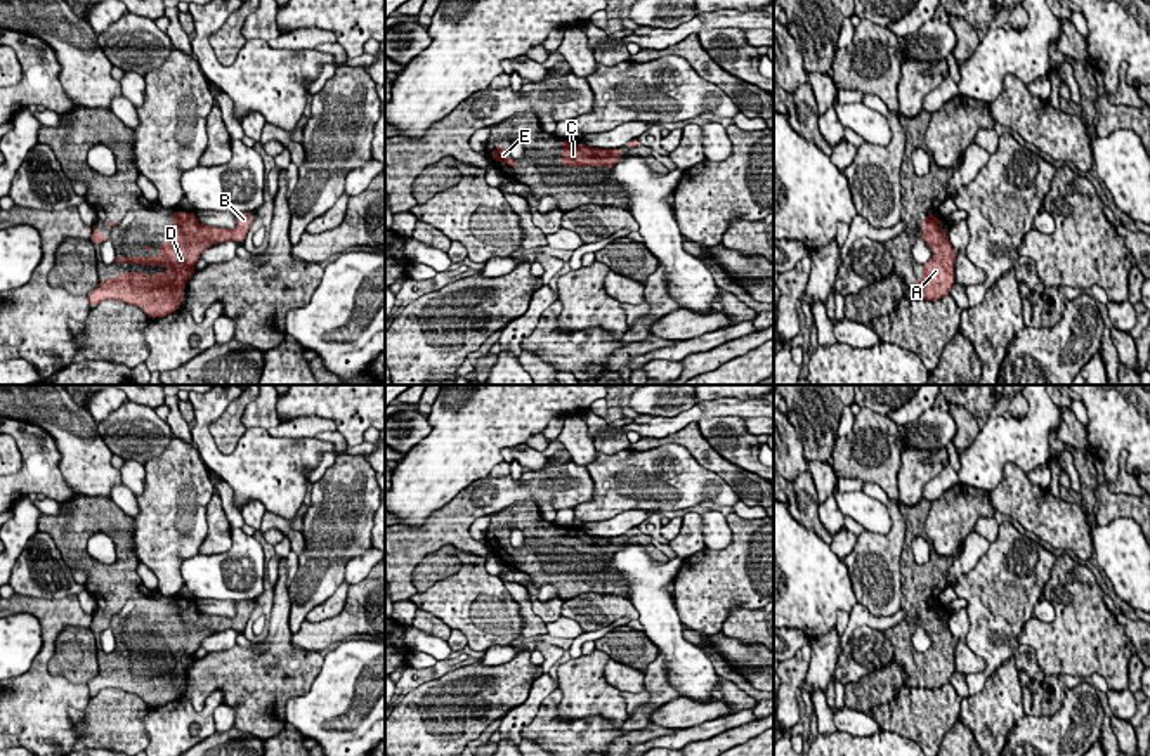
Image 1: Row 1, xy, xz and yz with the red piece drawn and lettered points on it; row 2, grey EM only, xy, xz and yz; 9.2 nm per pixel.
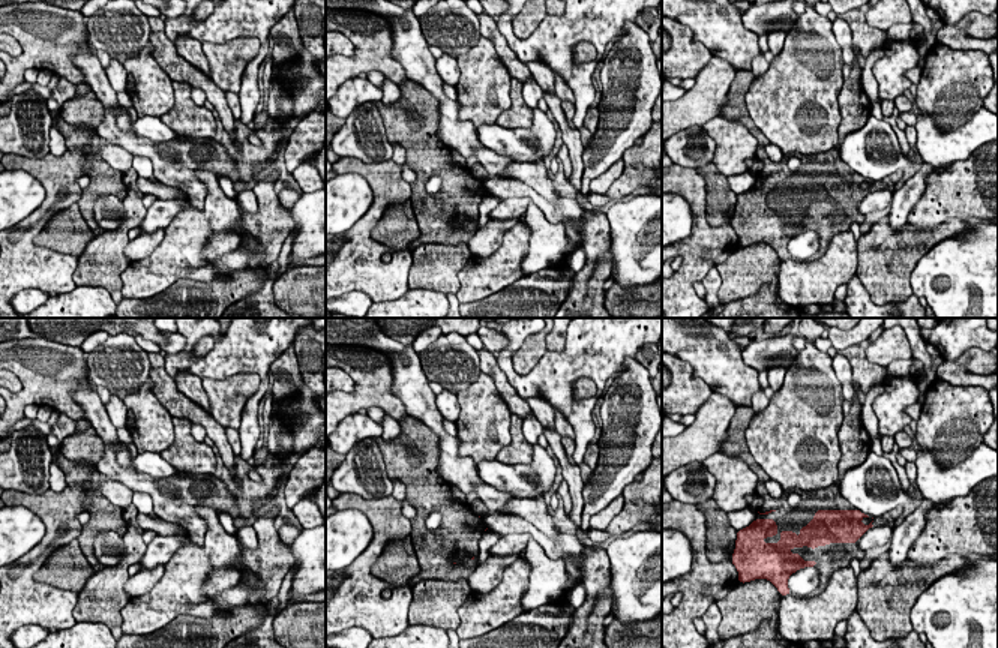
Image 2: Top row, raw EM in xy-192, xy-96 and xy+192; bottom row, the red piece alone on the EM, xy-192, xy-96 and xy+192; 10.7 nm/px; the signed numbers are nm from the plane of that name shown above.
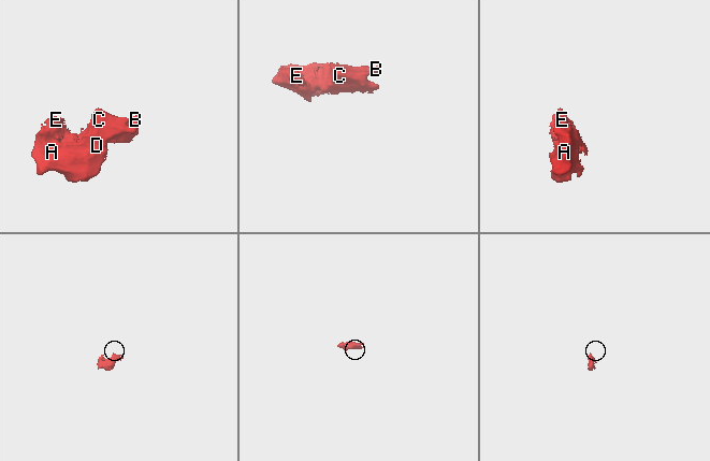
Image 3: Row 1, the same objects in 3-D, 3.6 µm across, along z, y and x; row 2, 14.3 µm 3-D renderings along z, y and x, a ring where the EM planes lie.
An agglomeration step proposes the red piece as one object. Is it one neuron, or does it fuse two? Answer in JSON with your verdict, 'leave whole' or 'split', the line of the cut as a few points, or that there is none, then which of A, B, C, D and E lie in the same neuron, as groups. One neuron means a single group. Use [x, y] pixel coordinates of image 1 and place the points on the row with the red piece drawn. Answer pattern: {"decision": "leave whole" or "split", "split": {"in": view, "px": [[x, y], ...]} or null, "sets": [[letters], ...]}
{"decision": "leave whole", "split": null, "sets": [["A", "B", "C", "D", "E"]]}

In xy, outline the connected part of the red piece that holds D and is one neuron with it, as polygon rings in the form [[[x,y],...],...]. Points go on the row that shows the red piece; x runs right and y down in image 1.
[[[175,210],[170,229],[170,241],[160,243],[158,257],[116,257],[114,262],[140,265],[172,267],[172,272],[123,272],[114,279],[101,279],[97,288],[88,293],[88,303],[94,309],[102,300],[120,300],[140,307],[149,319],[165,317],[180,309],[187,279],[196,272],[194,264],[212,244],[224,241],[243,243],[253,213],[239,213],[234,231],[199,224],[196,213],[189,215]]]

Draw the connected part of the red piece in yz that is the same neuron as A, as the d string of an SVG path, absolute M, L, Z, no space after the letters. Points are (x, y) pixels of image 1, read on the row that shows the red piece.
M926 215L921 220L921 227L925 229L923 241L937 255L923 265L923 279L914 283L914 290L918 291L918 298L930 302L947 297L956 283L954 264L957 251L952 248L947 231L937 227L938 224L944 222L935 215Z

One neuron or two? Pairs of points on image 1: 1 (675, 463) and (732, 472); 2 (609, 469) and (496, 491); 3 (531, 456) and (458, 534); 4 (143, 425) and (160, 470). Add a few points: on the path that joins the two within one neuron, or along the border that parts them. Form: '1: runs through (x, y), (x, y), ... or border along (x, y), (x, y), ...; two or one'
1: border along (672, 444), (680, 444), (731, 488); two
2: border along (587, 467), (592, 477), (592, 496), (573, 508); two
3: border along (543, 467), (526, 470); two
4: border along (174, 437), (144, 465); two

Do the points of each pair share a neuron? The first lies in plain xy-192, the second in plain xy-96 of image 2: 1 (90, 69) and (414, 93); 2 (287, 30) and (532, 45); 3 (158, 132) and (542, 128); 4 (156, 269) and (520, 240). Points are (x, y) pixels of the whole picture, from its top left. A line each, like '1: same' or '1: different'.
1: different
2: different
3: same
4: same

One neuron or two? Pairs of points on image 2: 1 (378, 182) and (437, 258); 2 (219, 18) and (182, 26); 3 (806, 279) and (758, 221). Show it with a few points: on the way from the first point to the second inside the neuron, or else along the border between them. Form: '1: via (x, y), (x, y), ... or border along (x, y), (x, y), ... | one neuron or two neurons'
1: border along (411, 251), (407, 287) | two neurons
2: via (210, 26), (191, 26) | one neuron
3: border along (790, 257), (782, 260) | two neurons

